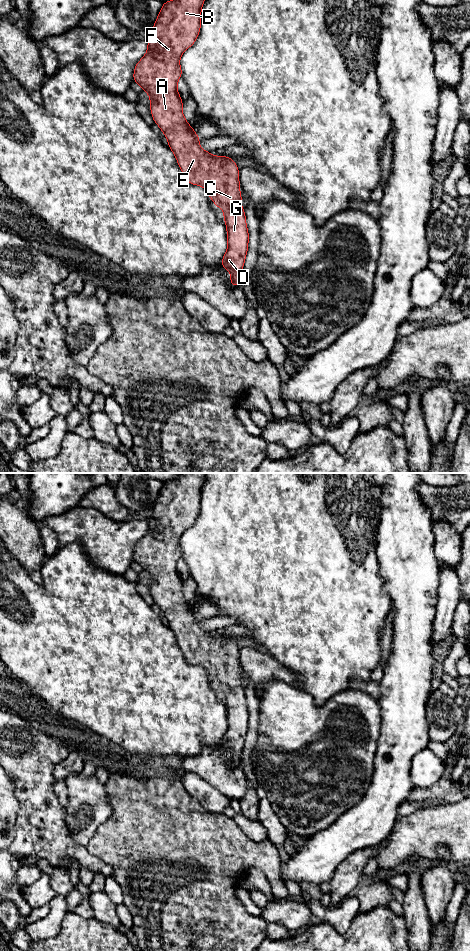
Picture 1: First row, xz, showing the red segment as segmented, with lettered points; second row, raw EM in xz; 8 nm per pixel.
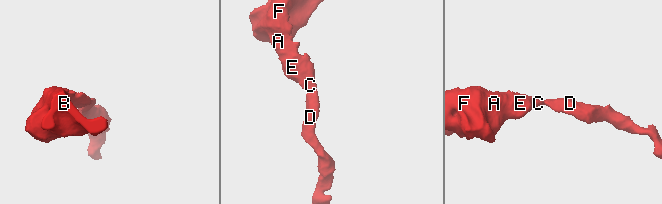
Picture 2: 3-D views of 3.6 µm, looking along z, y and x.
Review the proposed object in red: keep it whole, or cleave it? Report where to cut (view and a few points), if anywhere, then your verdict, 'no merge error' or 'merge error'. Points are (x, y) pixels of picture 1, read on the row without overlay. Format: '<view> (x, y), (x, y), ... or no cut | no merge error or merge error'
no cut | no merge error

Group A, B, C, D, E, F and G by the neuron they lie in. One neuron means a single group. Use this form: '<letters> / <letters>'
A B C D E F G

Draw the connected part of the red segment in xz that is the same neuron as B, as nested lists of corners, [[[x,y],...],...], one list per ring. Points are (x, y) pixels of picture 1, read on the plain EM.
[[[182,473],[178,478],[163,482],[153,505],[152,515],[147,519],[145,536],[134,548],[133,561],[150,575],[151,595],[168,620],[168,627],[174,633],[177,643],[189,664],[199,665],[208,671],[214,684],[224,690],[227,708],[227,732],[221,745],[231,752],[230,764],[237,767],[248,731],[249,713],[246,696],[241,686],[239,648],[231,637],[213,636],[199,626],[200,617],[184,598],[183,580],[177,571],[177,561],[182,557],[180,537],[192,526],[201,508],[201,489],[206,473]]]

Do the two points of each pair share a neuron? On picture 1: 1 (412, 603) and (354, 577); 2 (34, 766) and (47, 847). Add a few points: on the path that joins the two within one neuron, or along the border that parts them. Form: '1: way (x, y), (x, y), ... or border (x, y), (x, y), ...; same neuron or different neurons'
1: border (378, 567), (391, 608); different neurons
2: way (34, 786), (34, 794), (39, 805), (40, 827); same neuron

